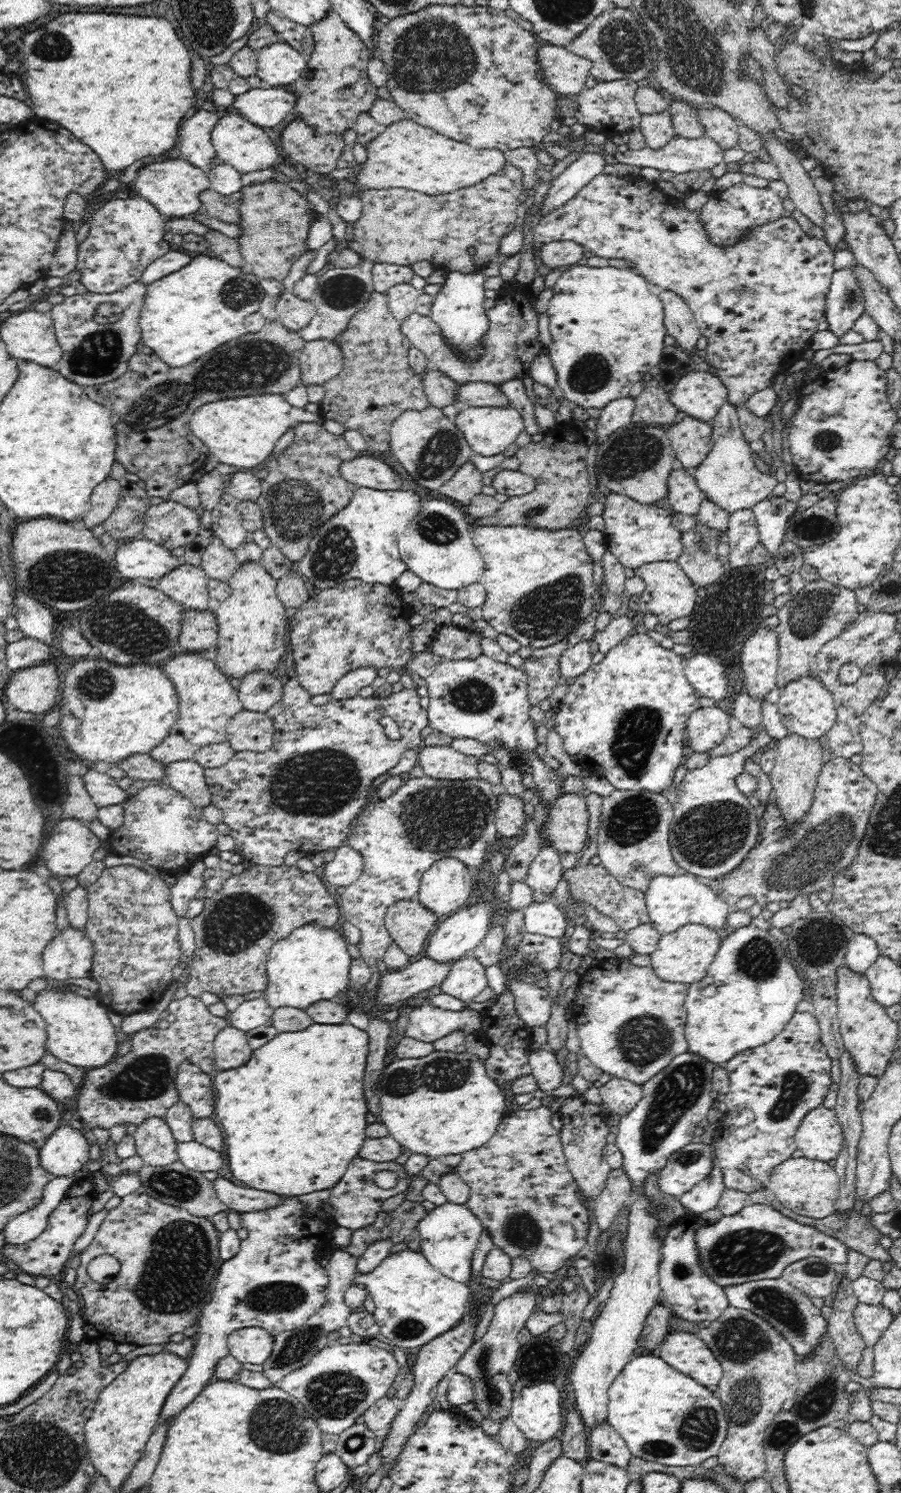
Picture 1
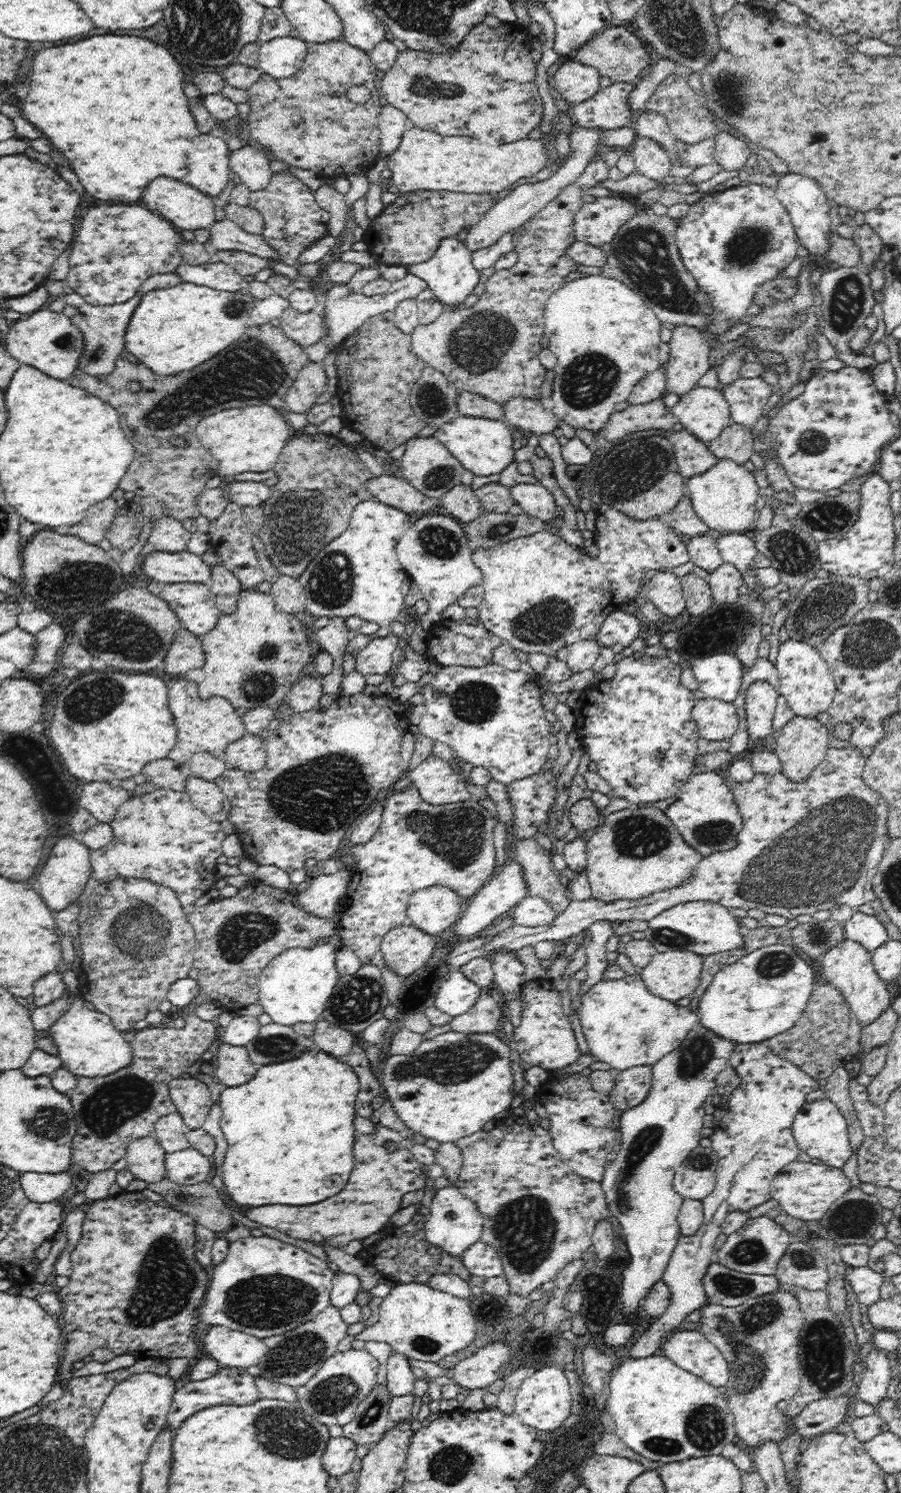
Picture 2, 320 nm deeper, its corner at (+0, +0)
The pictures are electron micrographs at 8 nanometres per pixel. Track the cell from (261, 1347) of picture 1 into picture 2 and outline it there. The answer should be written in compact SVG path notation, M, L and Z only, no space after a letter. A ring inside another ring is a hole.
M218 1324L200 1325L204 1329L202 1344L222 1368L247 1369L256 1366L260 1359L268 1354L268 1347L263 1339L232 1330Z

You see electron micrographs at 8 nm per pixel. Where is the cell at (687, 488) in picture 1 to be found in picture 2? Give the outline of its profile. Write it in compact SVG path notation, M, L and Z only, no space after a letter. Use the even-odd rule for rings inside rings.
M688 496L684 497L672 512L666 513L660 519L685 540L710 533L708 526L694 513Z

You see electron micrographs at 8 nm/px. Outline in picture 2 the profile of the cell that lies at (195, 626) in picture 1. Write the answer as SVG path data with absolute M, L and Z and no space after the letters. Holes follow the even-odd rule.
M178 630L171 642L161 665L166 674L184 677L188 670L202 669L204 649L201 638L193 636L188 630Z

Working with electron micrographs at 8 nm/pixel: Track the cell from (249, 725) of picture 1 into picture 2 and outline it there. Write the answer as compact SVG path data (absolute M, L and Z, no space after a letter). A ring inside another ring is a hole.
M247 733L240 740L231 742L222 754L230 769L253 773L266 764L265 743L258 735Z

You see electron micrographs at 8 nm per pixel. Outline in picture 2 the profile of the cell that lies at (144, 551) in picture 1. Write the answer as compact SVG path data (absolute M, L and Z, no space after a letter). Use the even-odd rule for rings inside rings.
M154 552L145 558L141 565L144 574L160 585L176 583L202 583L209 584L212 578L212 568L207 566L200 555L184 552Z

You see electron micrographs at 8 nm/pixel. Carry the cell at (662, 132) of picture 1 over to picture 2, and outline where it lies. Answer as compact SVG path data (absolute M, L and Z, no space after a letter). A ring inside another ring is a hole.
M635 138L632 146L631 158L639 174L659 183L670 179L670 170L673 168L668 154L661 146L649 138Z

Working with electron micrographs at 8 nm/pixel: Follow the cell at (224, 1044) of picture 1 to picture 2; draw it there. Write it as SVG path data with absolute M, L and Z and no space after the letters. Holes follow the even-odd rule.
M218 1043L214 1048L216 1078L227 1087L237 1087L252 1079L258 1067L244 1046Z

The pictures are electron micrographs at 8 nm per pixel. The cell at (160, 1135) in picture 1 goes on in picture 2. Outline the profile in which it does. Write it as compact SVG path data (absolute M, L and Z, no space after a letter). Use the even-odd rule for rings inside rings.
M154 1136L133 1140L126 1149L127 1169L138 1180L146 1183L161 1181L166 1177L164 1149Z

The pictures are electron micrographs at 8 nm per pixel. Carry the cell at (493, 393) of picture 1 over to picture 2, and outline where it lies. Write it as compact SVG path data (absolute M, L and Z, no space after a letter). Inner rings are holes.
M514 397L503 407L504 420L512 428L530 431L538 437L552 434L559 428L559 418L544 408L539 400Z

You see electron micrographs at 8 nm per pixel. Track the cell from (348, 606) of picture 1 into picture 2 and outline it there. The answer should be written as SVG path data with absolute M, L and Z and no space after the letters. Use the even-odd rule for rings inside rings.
M306 676L292 685L287 697L294 713L303 713L316 709L322 694L322 680L314 676Z

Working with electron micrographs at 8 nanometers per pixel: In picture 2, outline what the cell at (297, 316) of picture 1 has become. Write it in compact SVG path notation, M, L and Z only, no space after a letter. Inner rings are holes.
M289 306L281 314L280 319L280 328L284 334L302 348L312 346L324 335L322 318L317 316L314 311L302 313Z

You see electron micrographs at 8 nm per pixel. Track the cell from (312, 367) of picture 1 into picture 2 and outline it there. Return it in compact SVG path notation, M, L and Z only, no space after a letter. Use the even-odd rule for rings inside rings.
M308 363L287 390L284 412L306 414L326 390L326 372L322 363Z

